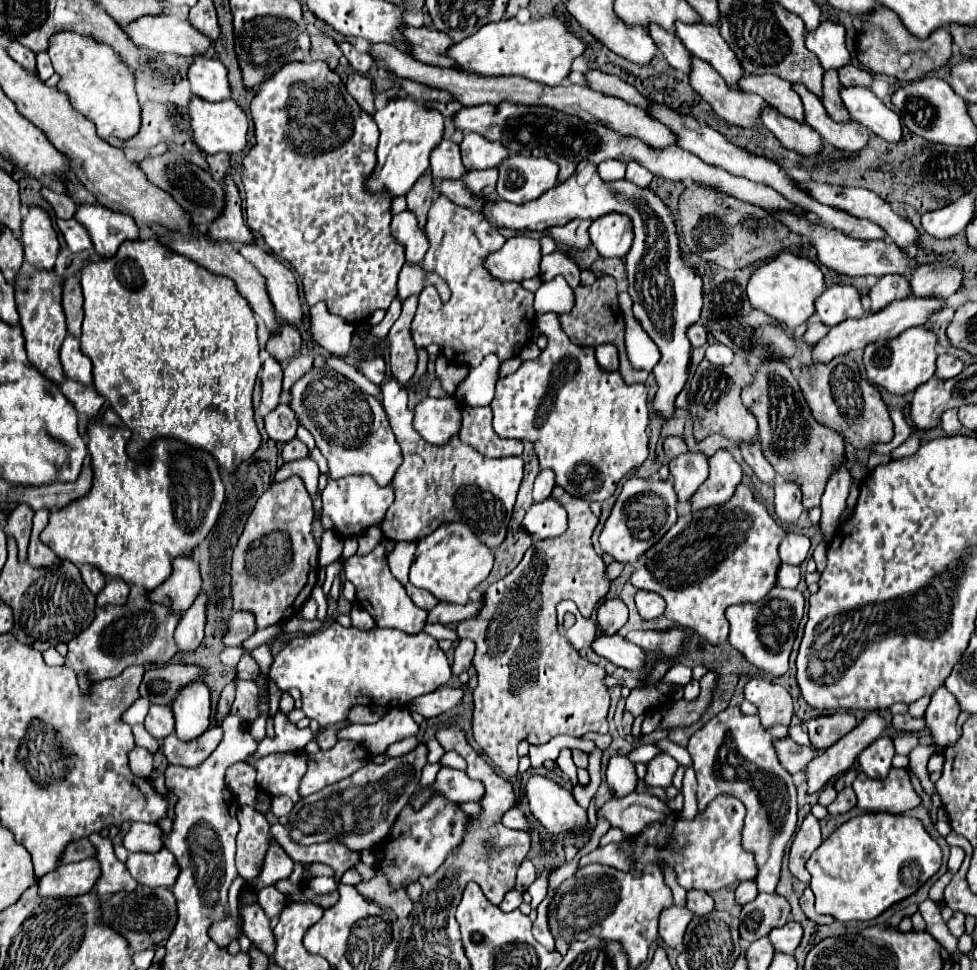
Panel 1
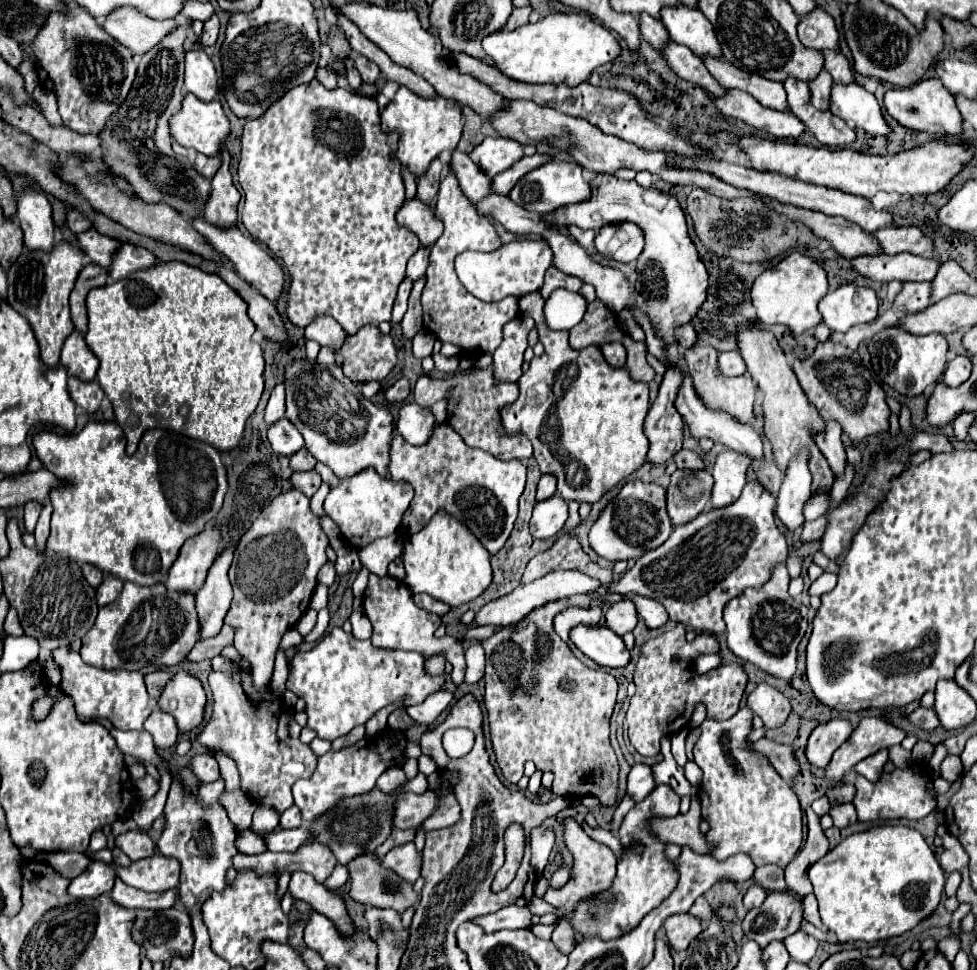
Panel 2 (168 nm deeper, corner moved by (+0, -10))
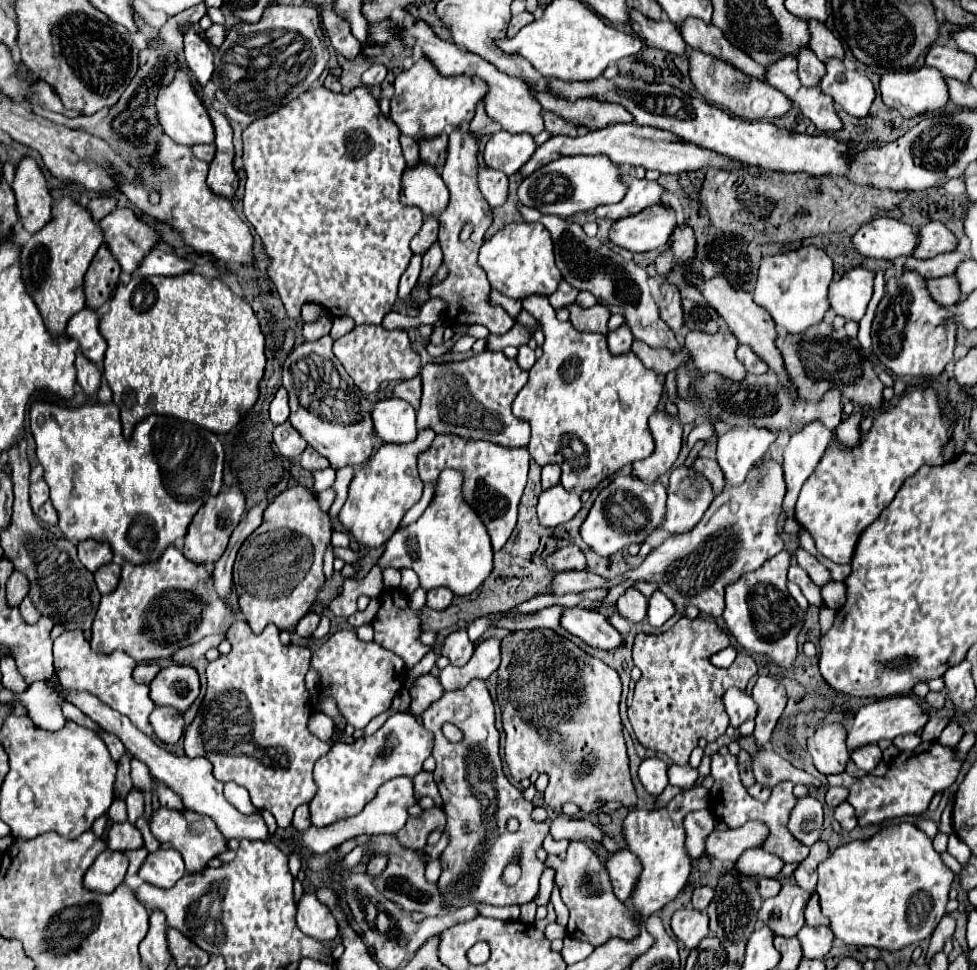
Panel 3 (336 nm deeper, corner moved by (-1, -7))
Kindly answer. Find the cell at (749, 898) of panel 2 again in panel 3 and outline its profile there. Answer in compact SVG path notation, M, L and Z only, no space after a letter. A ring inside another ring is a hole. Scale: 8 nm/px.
M759 879L759 895L763 899L769 899L769 897L775 897L781 889L781 881L779 879Z

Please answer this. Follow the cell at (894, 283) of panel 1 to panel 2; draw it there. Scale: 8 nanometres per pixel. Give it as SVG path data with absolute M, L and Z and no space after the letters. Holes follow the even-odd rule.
M904 282L902 292L896 296L892 310L904 314L916 314L928 308L932 294L932 282Z

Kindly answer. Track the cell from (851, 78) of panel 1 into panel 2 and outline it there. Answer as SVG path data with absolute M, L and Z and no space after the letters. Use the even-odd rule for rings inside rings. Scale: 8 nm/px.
M826 50L824 54L824 70L830 72L834 82L852 82L850 62L840 50Z

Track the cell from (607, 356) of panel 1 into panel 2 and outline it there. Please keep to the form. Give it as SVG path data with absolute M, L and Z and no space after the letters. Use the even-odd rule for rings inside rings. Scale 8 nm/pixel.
M610 342L602 346L602 354L606 358L606 362L614 368L620 368L626 364L626 348L620 342Z

